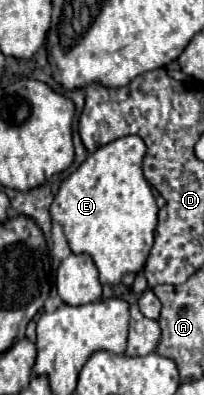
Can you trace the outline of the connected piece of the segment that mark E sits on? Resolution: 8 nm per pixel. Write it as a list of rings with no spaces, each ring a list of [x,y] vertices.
[[[123,136],[101,146],[63,180],[51,204],[51,218],[63,226],[71,252],[89,254],[107,286],[117,286],[125,274],[139,272],[151,250],[159,208],[141,170],[145,152],[139,136]]]

